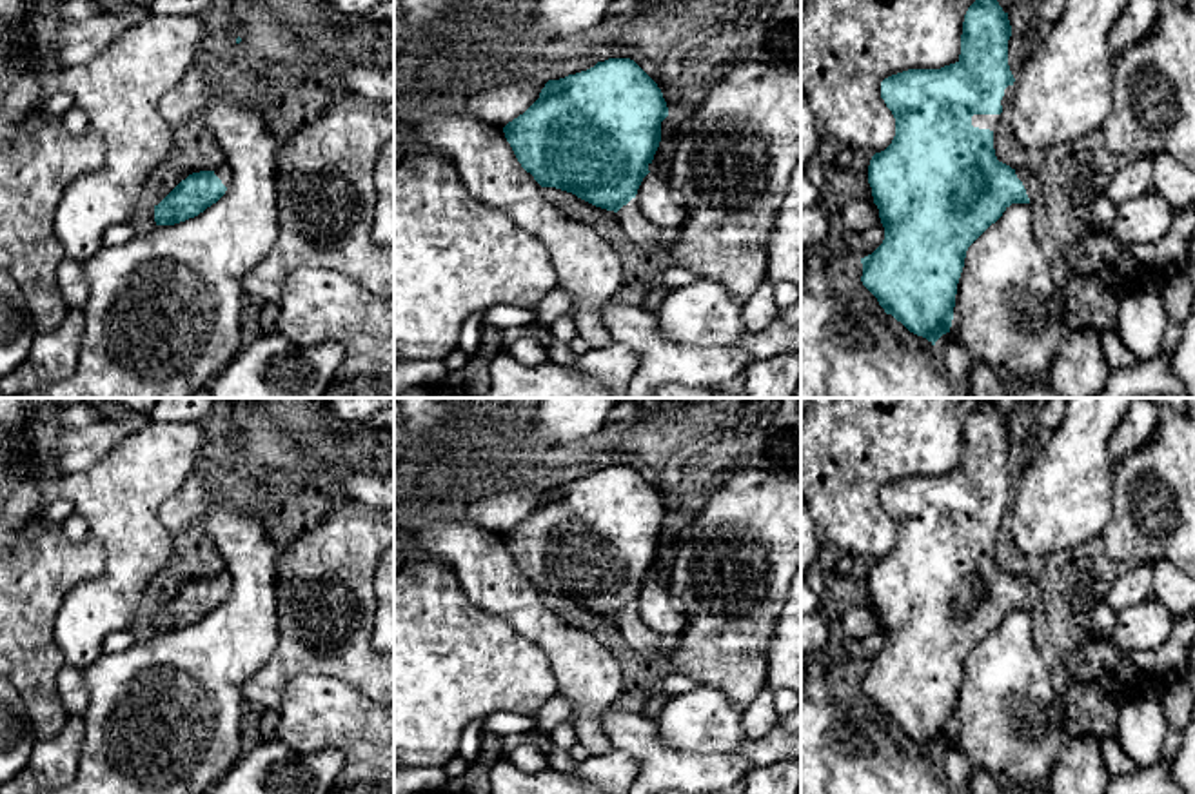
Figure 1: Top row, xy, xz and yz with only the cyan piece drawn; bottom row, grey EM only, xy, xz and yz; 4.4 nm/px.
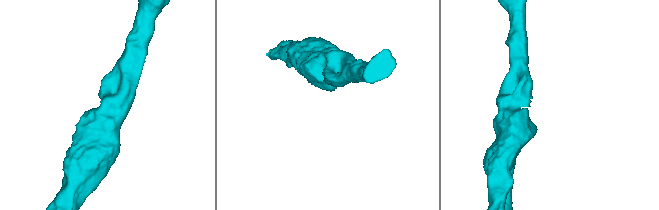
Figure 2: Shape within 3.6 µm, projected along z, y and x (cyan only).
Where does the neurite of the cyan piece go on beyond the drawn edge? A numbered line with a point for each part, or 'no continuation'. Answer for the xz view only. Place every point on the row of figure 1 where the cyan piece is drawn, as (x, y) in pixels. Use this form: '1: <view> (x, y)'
1: xz (651, 240)

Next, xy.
1: xy (224, 171)

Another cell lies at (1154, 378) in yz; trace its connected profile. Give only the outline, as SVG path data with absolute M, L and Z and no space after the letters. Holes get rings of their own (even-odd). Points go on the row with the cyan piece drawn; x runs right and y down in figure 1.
M1171 320L1162 351L1153 360L1111 371L1106 387L1095 398L1190 398L1173 371L1182 332L1184 323Z

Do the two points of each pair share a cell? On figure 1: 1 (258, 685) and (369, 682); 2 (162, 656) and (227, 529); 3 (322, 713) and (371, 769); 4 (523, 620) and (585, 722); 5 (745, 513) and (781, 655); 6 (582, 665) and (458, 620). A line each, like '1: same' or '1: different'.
1: same
2: same
3: same
4: same
5: different
6: different

